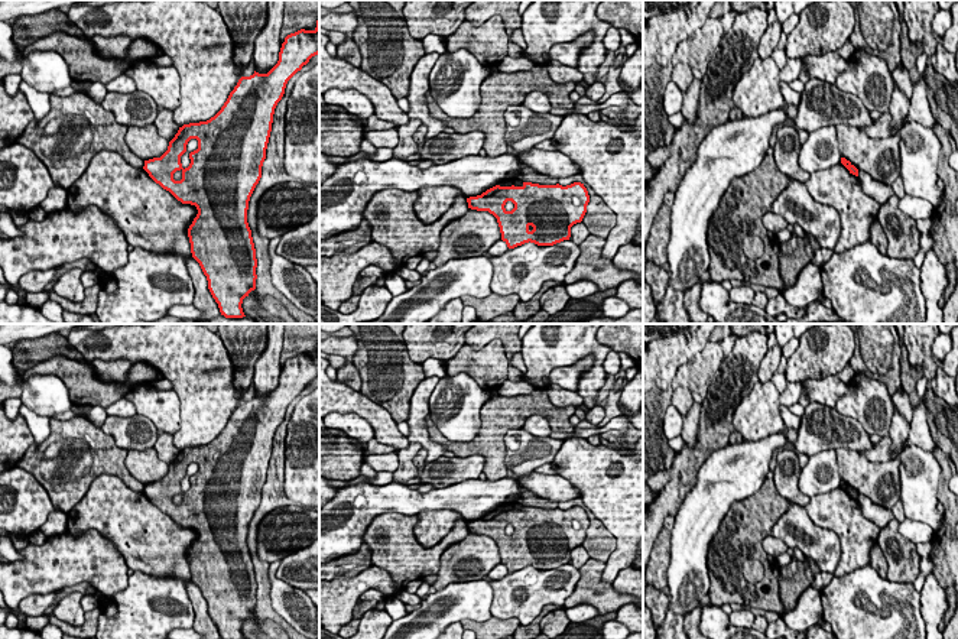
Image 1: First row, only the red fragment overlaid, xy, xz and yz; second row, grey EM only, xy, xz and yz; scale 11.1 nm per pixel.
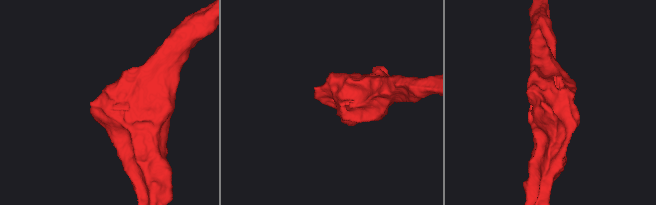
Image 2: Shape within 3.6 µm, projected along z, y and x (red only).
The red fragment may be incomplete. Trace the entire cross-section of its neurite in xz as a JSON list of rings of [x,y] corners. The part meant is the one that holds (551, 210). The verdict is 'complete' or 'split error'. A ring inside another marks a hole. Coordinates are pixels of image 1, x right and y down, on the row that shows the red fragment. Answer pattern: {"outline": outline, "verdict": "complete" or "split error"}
{"outline": [[[523,182],[522,186],[496,185],[467,198],[468,208],[488,211],[497,218],[501,240],[509,249],[525,243],[553,246],[569,240],[571,227],[581,223],[590,195],[584,184],[562,186]]], "verdict": "complete"}

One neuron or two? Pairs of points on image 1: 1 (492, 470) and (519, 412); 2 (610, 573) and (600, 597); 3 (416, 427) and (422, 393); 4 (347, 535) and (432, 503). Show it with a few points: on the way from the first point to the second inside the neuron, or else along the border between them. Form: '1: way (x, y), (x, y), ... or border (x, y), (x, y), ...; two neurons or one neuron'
1: way (494, 456), (494, 434), (505, 424); one neuron
2: border (606, 563), (601, 579), (611, 584); two neurons
3: way (416, 418), (419, 402); one neuron
4: way (366, 513), (377, 502), (411, 502); one neuron

